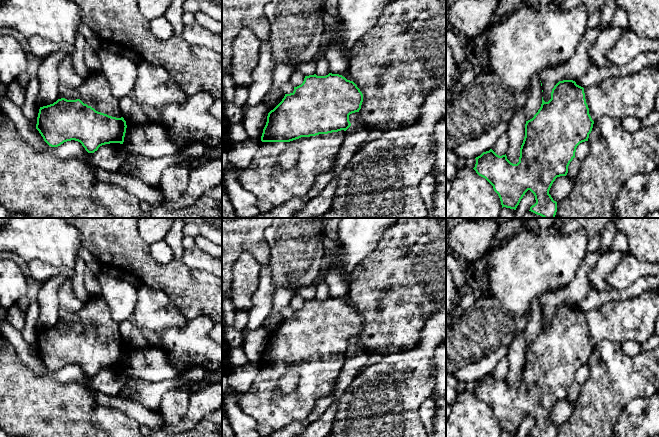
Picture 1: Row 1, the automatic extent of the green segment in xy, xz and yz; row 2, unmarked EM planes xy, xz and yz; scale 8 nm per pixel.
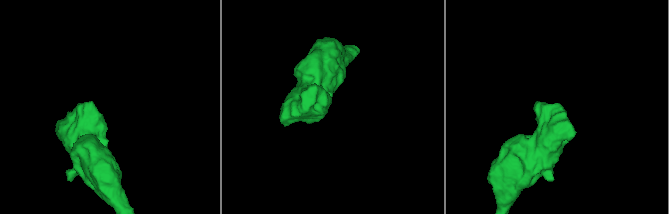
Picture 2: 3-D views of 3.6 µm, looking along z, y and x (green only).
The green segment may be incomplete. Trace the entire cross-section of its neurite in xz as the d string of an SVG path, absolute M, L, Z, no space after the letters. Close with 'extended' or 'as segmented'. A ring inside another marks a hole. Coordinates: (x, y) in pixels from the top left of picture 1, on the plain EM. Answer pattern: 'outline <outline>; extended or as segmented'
outline M332 297L326 300L305 300L301 309L294 311L292 317L285 318L282 325L268 337L261 369L251 389L238 398L242 411L256 421L260 437L271 436L291 422L304 421L316 402L332 393L335 380L345 363L345 356L351 350L349 339L359 336L362 326L363 318L353 305ZM286 372L296 372L299 376L297 389L292 393L280 393L277 389L279 379Z; extended

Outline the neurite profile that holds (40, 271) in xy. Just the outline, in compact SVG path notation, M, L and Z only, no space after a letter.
M32 260L28 263L30 279L41 283L55 275L74 275L74 270L67 267L54 267L40 260Z

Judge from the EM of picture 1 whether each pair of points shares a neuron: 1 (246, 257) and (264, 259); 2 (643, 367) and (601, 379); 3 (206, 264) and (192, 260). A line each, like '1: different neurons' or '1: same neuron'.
1: different neurons
2: same neuron
3: same neuron

